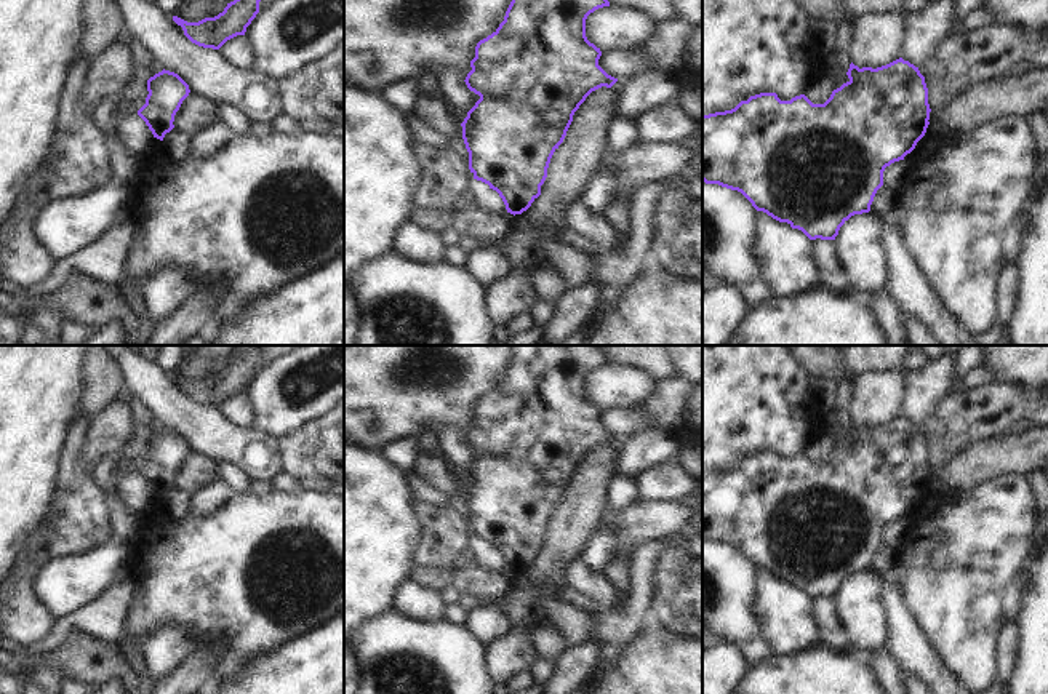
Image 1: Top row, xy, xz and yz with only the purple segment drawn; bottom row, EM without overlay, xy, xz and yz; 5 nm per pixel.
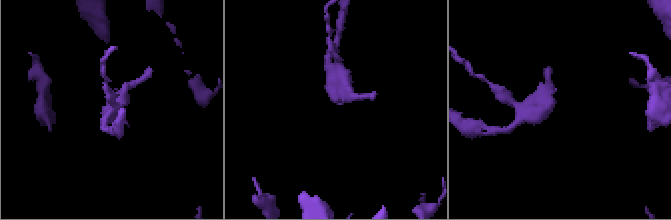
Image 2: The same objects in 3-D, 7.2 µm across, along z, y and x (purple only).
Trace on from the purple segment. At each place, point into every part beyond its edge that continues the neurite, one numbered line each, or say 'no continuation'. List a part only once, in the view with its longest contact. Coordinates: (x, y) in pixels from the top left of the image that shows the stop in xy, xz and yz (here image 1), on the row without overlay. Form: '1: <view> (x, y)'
no continuation

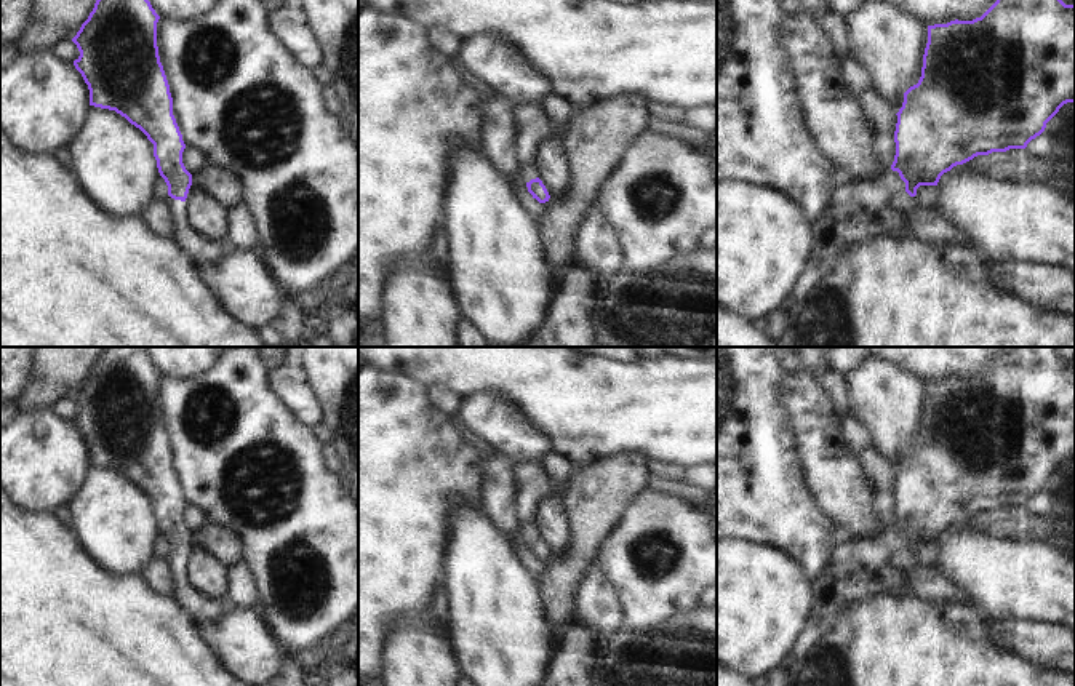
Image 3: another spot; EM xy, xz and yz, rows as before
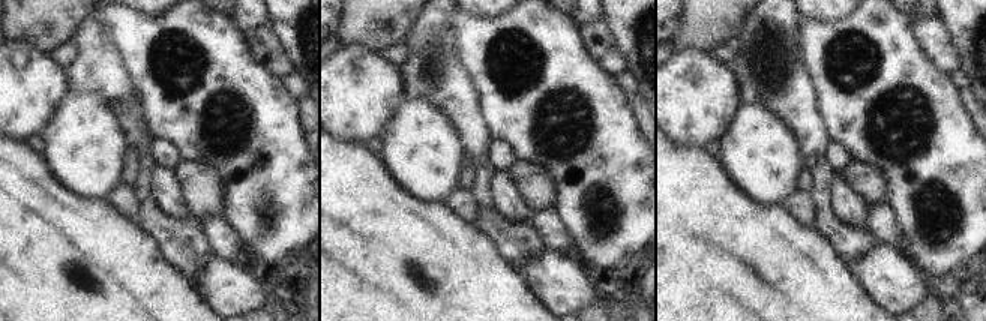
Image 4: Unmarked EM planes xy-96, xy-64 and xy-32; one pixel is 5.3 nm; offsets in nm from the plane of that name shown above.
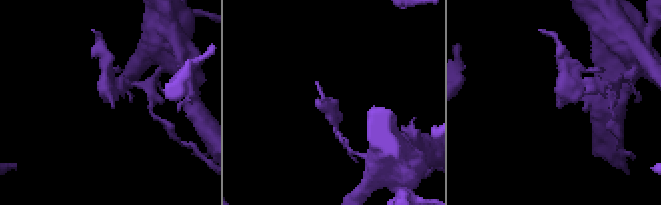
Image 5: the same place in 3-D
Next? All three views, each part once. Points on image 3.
1: yz (859, 571)

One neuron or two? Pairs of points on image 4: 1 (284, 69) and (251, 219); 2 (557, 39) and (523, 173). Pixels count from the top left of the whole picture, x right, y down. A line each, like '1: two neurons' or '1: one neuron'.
1: two neurons
2: two neurons

